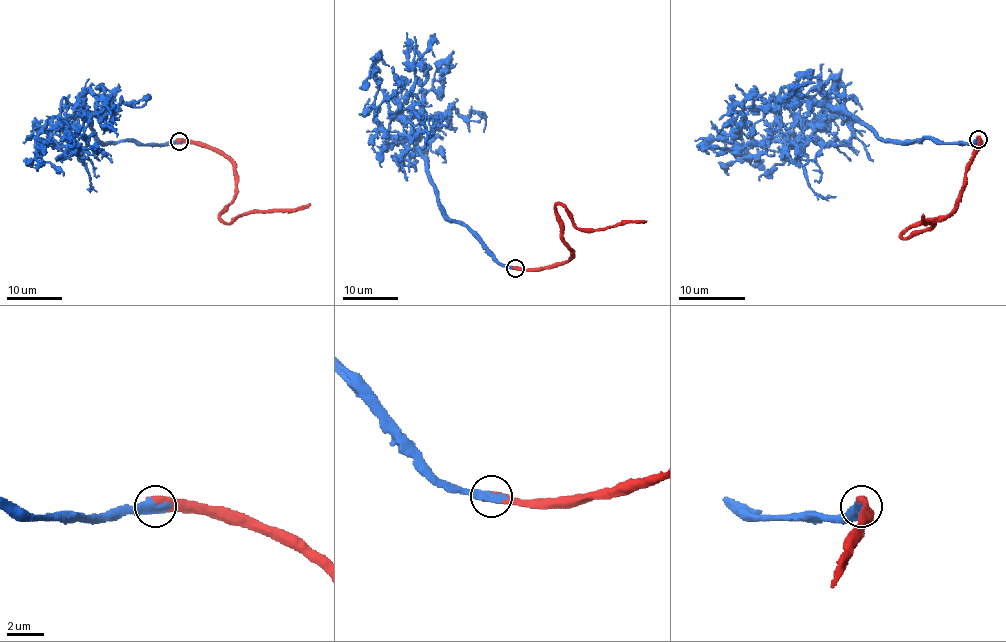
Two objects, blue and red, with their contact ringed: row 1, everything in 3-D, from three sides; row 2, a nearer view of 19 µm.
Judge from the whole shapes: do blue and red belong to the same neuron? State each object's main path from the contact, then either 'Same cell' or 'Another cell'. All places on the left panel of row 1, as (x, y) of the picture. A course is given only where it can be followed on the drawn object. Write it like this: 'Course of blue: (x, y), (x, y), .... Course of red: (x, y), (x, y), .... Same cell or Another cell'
Course of blue: (179, 142), (136, 144), (118, 140), (104, 143), (63, 99), (60, 126), (78, 144), (78, 148), (99, 146). Course of red: (179, 142), (217, 148), (232, 165), (235, 198), (221, 212), (221, 221), (242, 213), (311, 205). Same cell

